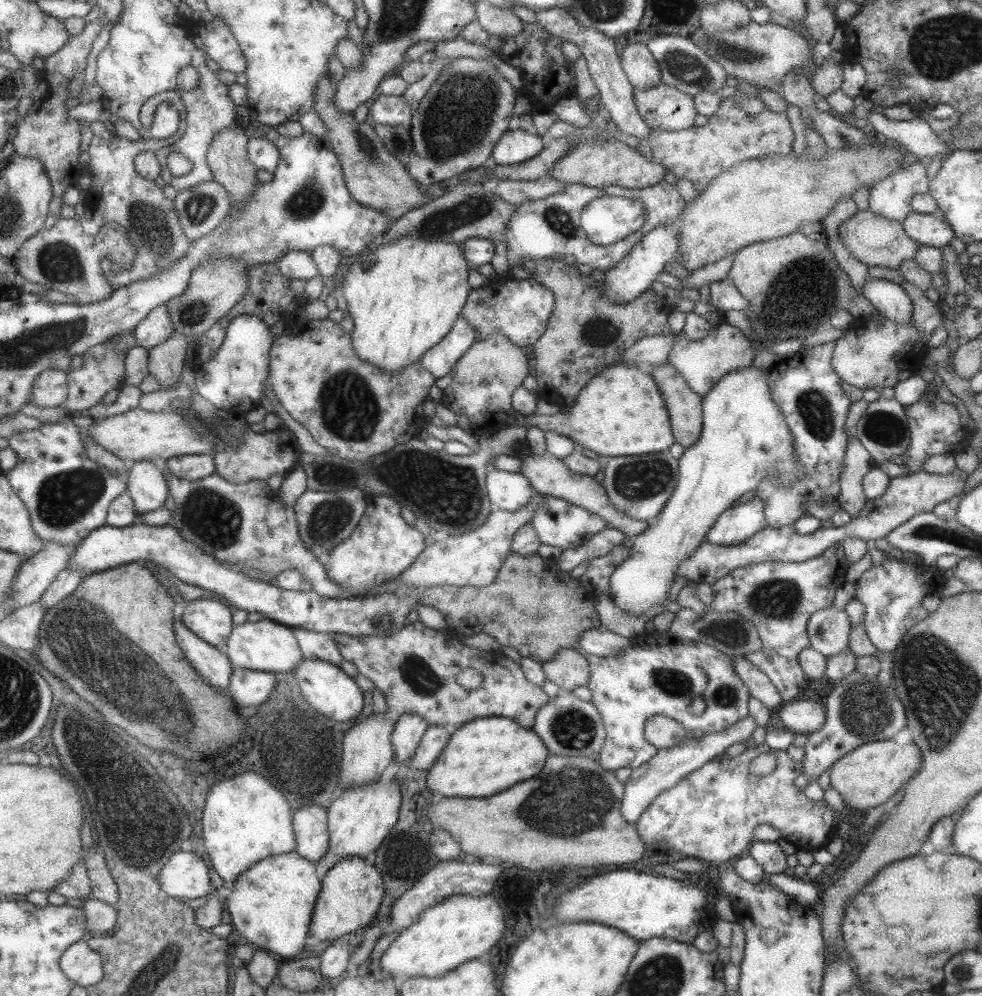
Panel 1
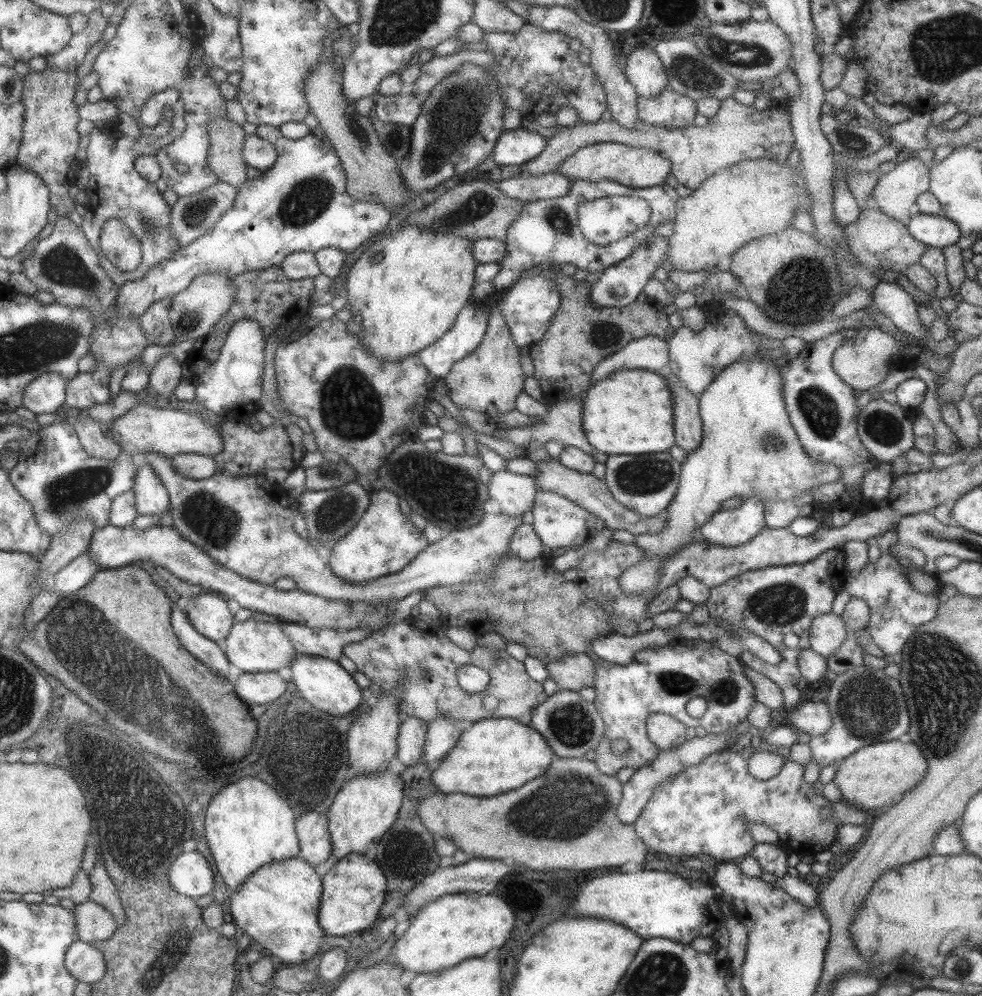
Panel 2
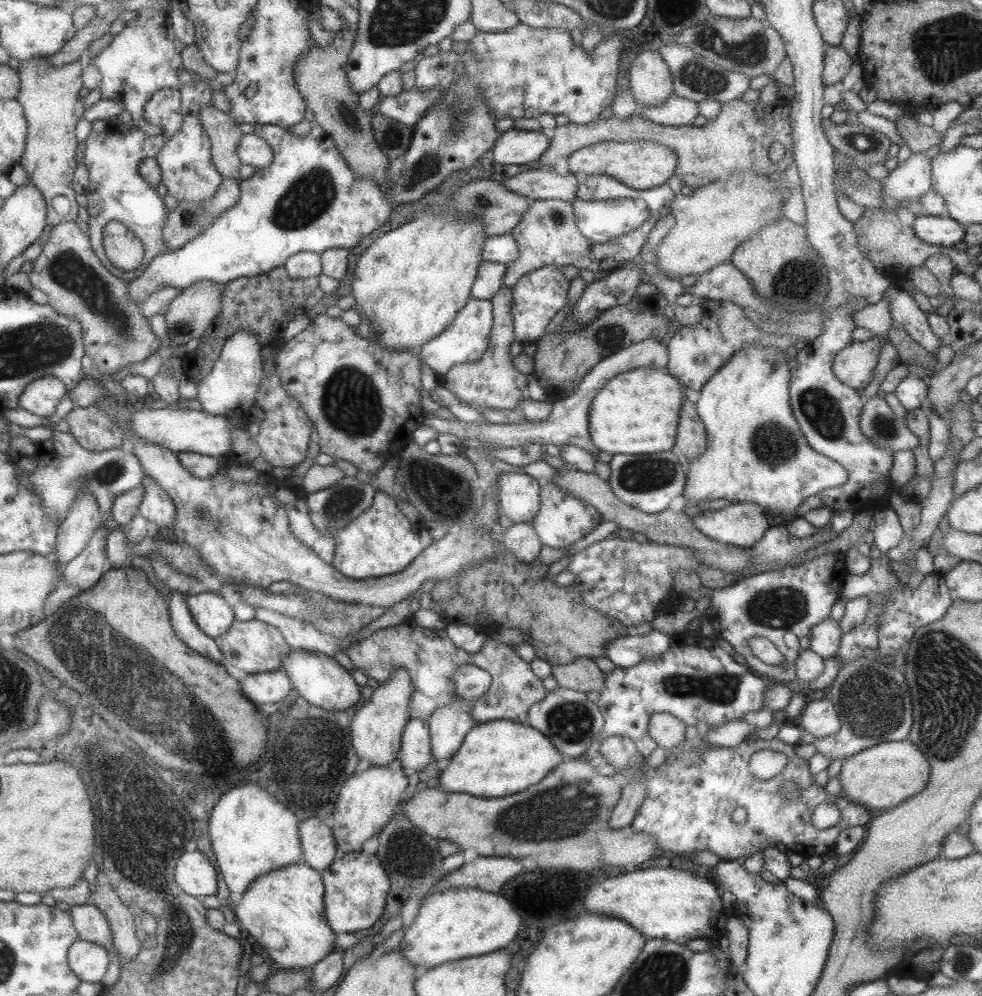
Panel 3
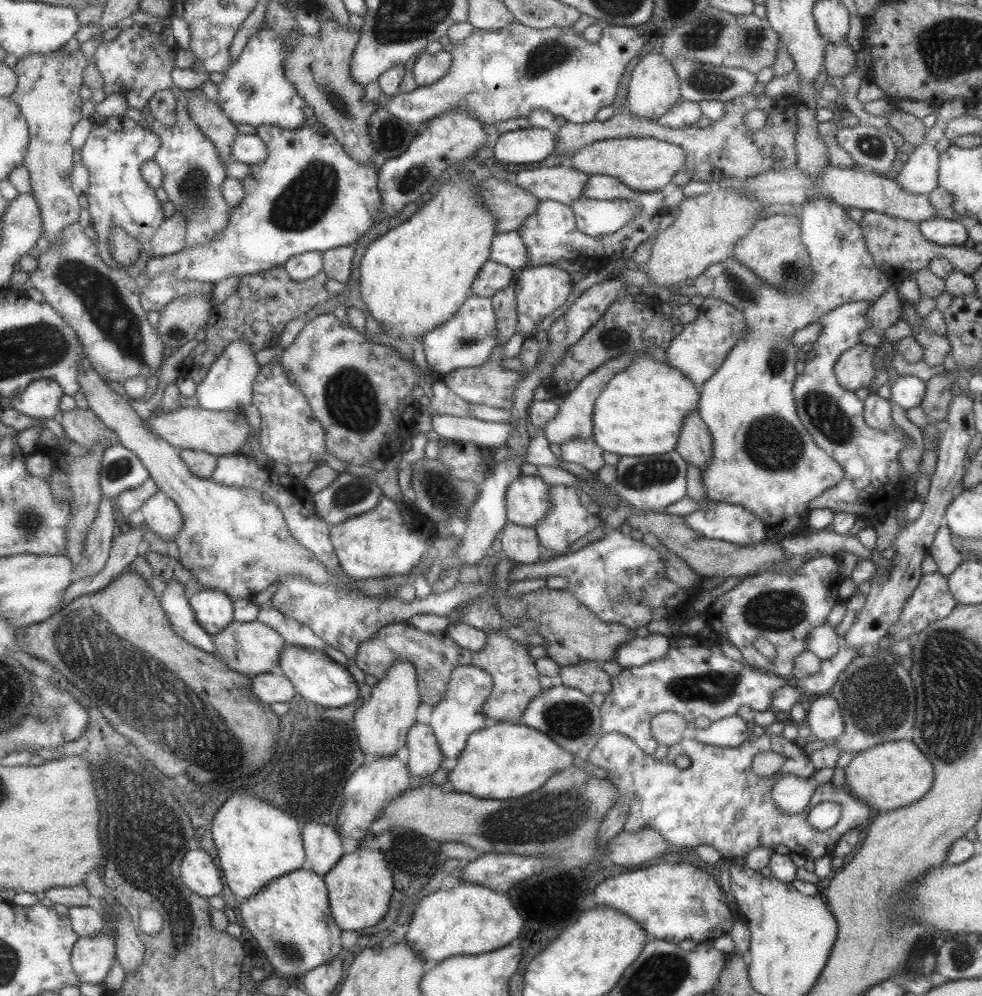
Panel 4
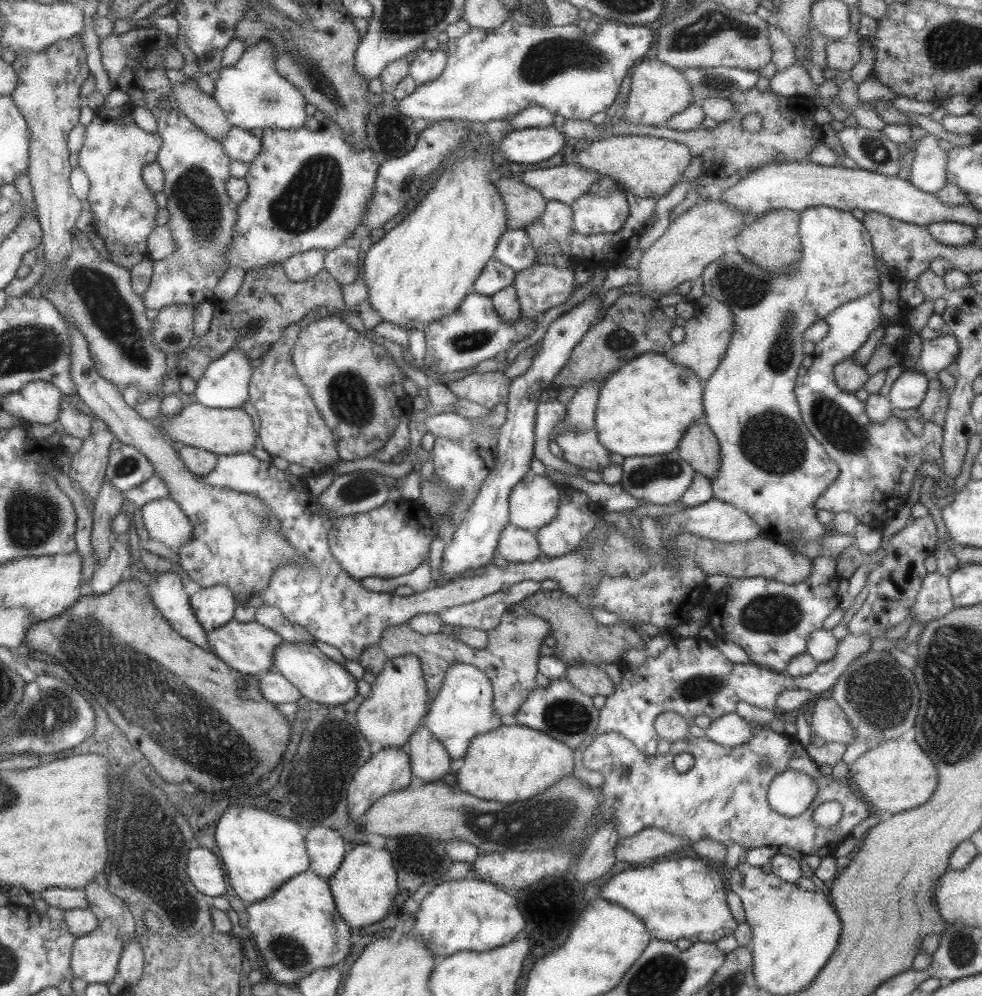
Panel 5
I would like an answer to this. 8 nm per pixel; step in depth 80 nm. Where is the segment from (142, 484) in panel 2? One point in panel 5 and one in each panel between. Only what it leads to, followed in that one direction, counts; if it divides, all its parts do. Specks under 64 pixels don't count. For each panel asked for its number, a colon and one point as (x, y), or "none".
3: (155, 505)
4: (161, 515)
5: (165, 522)

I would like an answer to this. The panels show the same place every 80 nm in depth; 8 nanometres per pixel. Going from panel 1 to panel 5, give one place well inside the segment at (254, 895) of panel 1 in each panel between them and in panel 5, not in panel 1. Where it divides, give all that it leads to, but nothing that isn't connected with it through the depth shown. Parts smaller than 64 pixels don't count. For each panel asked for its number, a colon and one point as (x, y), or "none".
2: (277, 905)
3: (282, 910)
4: (289, 917)
5: (297, 929)

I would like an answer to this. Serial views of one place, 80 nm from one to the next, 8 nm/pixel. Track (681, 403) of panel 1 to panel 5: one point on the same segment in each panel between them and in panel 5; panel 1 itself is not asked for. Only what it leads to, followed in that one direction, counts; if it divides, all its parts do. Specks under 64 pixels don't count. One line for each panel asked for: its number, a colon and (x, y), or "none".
2: (687, 423)
3: (690, 439)
4: (694, 444)
5: (699, 447)

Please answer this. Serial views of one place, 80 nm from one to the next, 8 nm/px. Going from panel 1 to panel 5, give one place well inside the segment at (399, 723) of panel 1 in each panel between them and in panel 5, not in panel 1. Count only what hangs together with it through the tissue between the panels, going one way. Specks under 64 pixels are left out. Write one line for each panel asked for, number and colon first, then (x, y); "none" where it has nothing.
2: (411, 733)
3: (415, 752)
4: (422, 756)
5: (429, 761)

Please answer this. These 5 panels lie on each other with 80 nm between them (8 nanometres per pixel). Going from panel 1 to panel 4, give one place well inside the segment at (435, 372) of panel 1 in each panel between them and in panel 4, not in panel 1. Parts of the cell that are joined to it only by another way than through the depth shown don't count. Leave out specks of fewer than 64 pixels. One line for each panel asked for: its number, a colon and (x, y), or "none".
2: (471, 323)
3: (464, 340)
4: (465, 340)

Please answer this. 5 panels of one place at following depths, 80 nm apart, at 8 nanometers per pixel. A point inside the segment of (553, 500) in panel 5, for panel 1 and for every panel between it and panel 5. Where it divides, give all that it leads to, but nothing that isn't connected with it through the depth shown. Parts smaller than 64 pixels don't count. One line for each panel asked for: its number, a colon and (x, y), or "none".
1: (509, 491)
2: (515, 494)
3: (518, 495)
4: (526, 498)

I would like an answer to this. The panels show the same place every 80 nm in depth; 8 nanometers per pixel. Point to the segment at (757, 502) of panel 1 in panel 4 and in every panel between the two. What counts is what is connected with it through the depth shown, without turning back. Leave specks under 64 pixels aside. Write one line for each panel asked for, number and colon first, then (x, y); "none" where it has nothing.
2: (727, 527)
3: (741, 524)
4: (721, 520)

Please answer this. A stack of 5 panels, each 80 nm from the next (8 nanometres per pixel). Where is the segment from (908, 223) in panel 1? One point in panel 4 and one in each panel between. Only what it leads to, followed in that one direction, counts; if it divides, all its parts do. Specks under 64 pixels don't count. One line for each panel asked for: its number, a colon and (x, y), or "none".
2: (935, 231)
3: (936, 230)
4: (950, 232)

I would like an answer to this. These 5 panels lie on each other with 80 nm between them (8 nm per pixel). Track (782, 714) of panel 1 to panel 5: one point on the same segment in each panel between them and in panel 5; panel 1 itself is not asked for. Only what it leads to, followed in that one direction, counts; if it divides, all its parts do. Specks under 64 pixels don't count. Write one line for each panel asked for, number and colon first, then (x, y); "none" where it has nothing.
2: (812, 718)
3: (819, 718)
4: (823, 718)
5: (828, 722)

